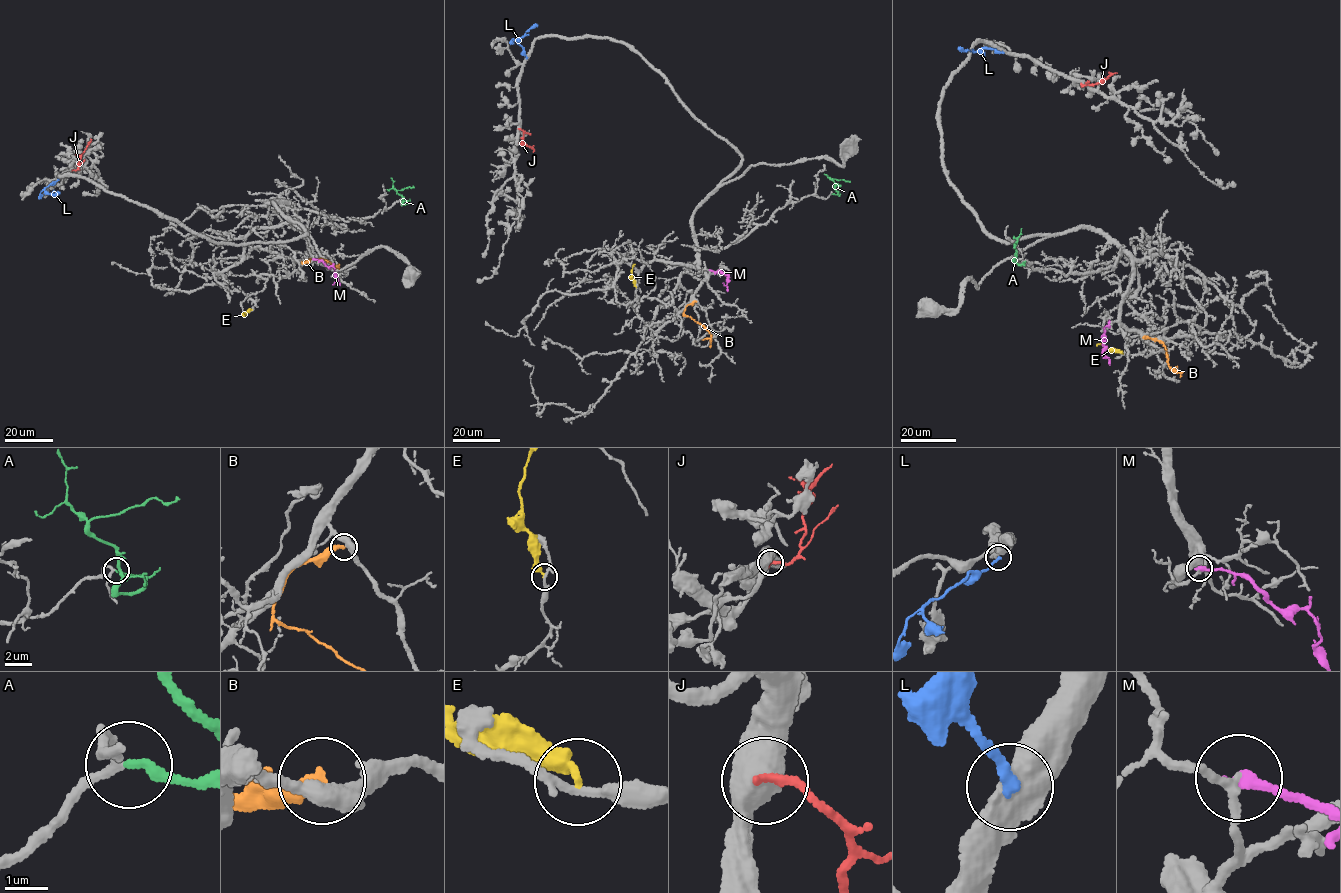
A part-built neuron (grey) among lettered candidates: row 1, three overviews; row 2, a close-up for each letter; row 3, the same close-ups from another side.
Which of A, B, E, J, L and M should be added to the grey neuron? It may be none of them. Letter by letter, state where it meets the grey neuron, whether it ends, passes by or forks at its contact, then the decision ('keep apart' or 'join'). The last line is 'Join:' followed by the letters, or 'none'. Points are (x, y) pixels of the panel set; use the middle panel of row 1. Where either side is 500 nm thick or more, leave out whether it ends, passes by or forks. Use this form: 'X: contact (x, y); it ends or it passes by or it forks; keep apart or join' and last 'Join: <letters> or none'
A: contact (832, 193); it ends; join
B: contact (696, 301); it ends; keep apart
E: contact (636, 287); it ends; keep apart
J: contact (519, 129); keep apart
L: contact (526, 57); keep apart
M: contact (709, 270); it ends; keep apart
Join: A

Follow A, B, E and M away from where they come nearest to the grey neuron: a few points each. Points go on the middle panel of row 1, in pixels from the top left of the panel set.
A: (832, 194), (838, 192), (833, 179), (849, 181)
B: (696, 301), (689, 303), (683, 313), (708, 330), (710, 347)
E: (636, 287), (631, 275), (634, 264)
M: (709, 270), (729, 276), (728, 291)

